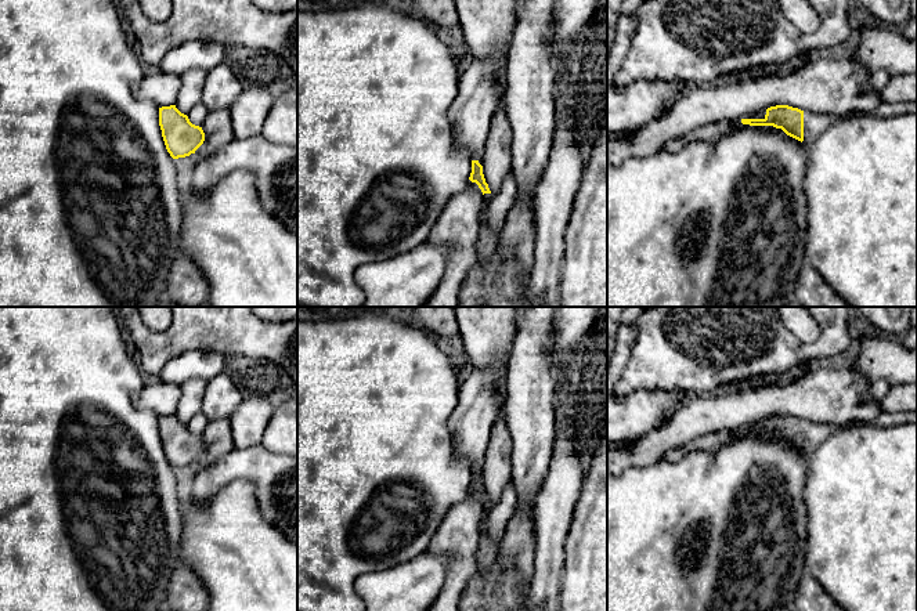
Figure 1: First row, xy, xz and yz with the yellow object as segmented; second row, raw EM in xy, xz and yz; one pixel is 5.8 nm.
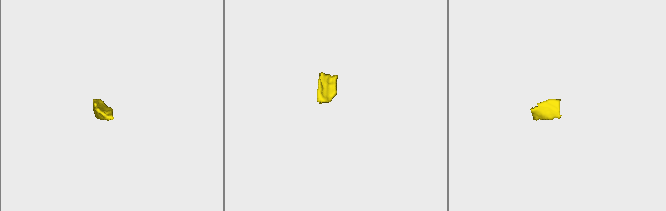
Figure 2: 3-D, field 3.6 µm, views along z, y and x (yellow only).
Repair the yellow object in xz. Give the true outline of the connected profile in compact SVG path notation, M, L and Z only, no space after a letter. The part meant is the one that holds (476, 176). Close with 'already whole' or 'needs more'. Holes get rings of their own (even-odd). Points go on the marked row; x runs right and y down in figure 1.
M472 160L469 180L476 182L483 192L484 207L480 213L480 231L477 238L477 260L467 272L458 297L458 307L545 307L541 301L534 301L530 293L530 271L526 271L519 260L509 254L505 258L498 253L498 236L488 227L487 205L492 199L488 184L479 160Z | needs more

